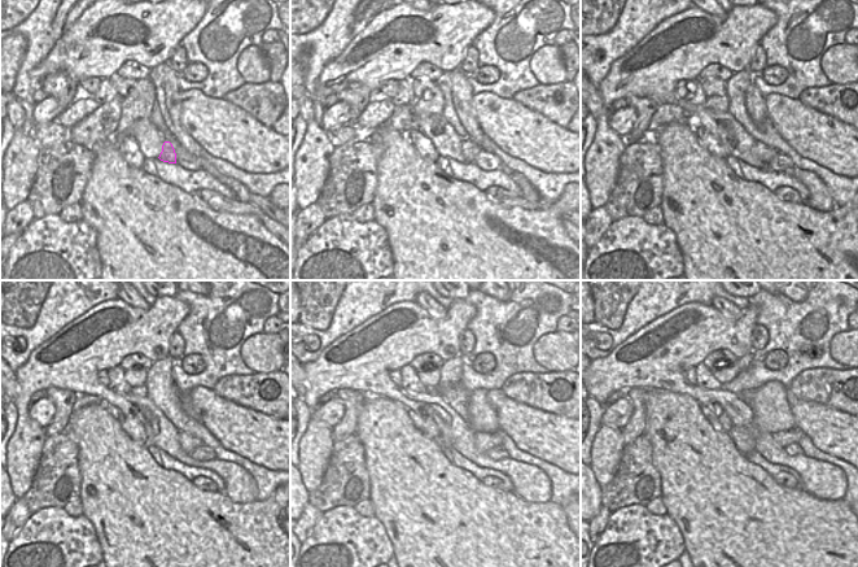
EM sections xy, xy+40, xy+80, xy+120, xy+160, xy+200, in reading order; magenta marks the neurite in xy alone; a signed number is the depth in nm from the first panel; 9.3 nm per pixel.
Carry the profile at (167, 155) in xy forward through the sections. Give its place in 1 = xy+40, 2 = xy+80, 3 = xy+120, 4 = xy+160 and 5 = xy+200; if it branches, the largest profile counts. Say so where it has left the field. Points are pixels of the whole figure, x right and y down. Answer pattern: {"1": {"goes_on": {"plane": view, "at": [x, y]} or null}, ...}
{"1": {"goes_on": {"plane": "xy+40", "at": [469, 149]}}, "2": {"goes_on": {"plane": "xy+80", "at": [762, 152]}}, "3": {"goes_on": {"plane": "xy+120", "at": [188, 443]}}, "4": {"goes_on": {"plane": "xy+160", "at": [484, 441]}}, "5": {"goes_on": {"plane": "xy+200", "at": [783, 439]}}}

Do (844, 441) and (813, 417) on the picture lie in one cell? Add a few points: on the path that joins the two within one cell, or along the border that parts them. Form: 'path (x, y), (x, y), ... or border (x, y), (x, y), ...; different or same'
path (836, 436), (821, 423); same

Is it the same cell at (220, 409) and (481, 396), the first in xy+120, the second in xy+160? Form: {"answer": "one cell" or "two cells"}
{"answer": "two cells"}

